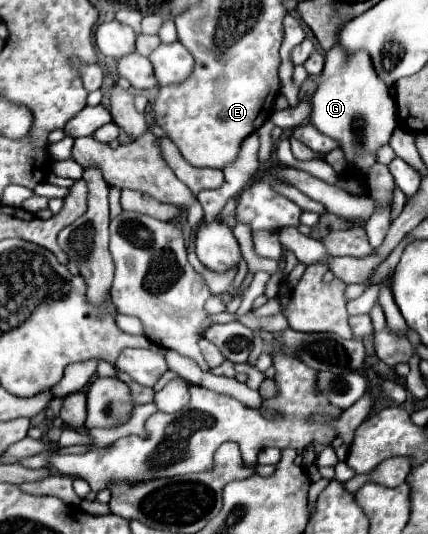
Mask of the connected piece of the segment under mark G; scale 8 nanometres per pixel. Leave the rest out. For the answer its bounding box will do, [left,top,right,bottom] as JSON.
[311,37,397,173]

